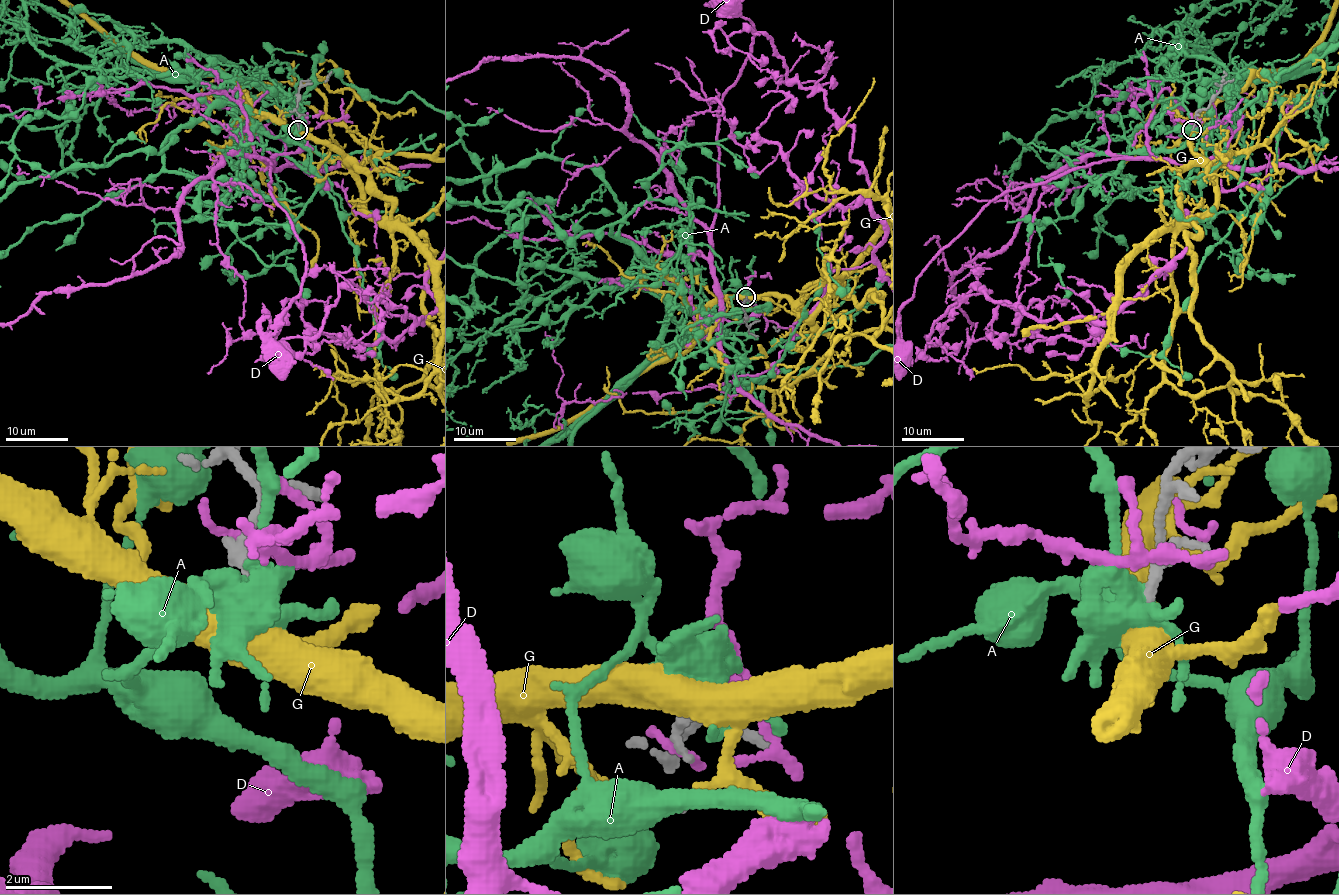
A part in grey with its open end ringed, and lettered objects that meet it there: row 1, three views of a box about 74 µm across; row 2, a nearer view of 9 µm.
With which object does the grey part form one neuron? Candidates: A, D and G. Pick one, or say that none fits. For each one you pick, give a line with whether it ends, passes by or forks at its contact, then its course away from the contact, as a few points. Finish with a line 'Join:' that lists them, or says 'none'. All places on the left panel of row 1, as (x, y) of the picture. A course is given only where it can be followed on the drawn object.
Join: none

